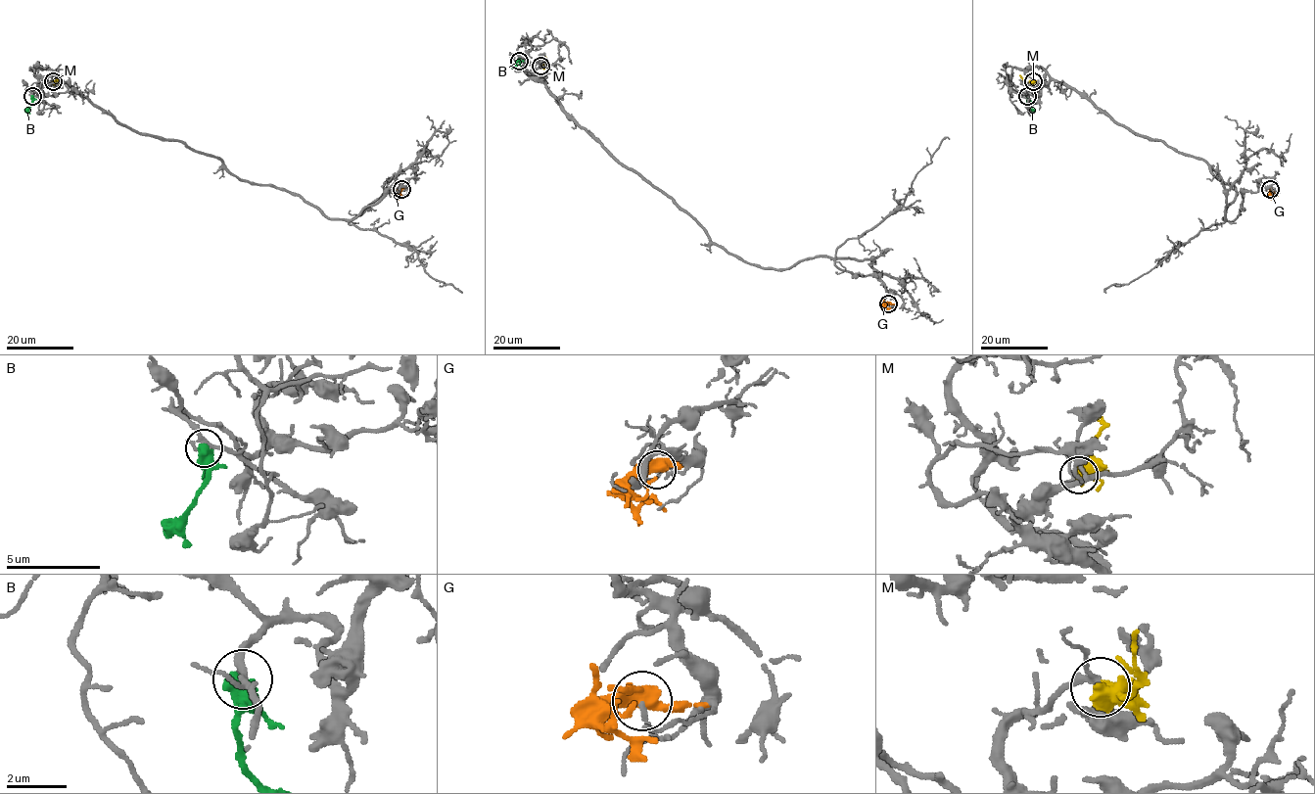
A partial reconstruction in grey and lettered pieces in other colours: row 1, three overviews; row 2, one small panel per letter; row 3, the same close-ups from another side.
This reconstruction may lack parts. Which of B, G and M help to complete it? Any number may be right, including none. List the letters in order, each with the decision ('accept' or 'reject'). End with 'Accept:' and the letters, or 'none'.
B: reject
G: reject
M: accept
Accept: M

